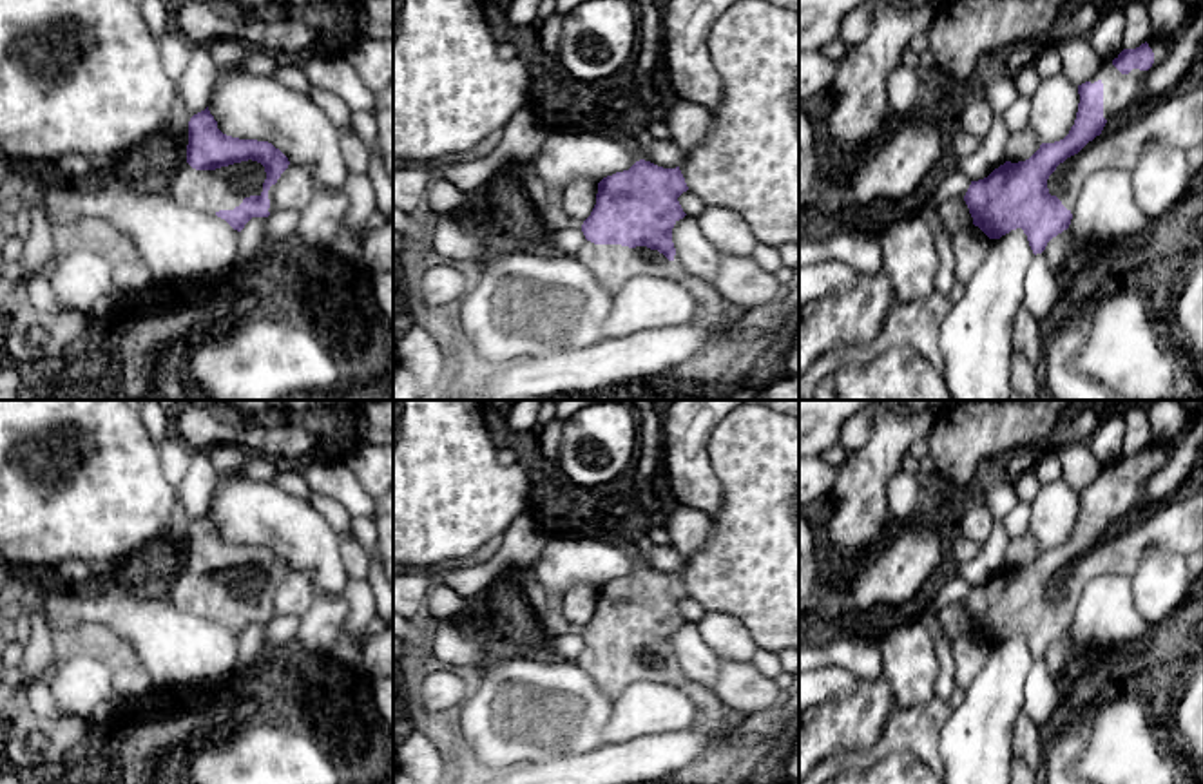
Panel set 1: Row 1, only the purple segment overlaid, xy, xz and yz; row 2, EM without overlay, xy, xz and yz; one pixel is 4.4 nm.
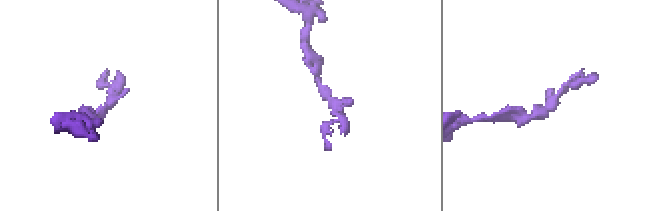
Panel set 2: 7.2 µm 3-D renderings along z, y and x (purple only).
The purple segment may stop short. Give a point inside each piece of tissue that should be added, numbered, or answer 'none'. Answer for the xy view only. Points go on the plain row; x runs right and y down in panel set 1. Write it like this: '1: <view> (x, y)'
1: xy (223, 594)

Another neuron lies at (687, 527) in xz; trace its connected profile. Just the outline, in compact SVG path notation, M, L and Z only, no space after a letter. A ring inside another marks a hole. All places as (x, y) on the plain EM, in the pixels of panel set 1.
M676 503L663 523L670 543L685 556L688 558L698 549L703 547L703 543L712 534L712 516L692 509L688 505Z

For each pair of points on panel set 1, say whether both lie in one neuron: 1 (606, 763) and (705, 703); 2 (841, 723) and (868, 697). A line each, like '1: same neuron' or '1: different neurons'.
1: same neuron
2: same neuron

